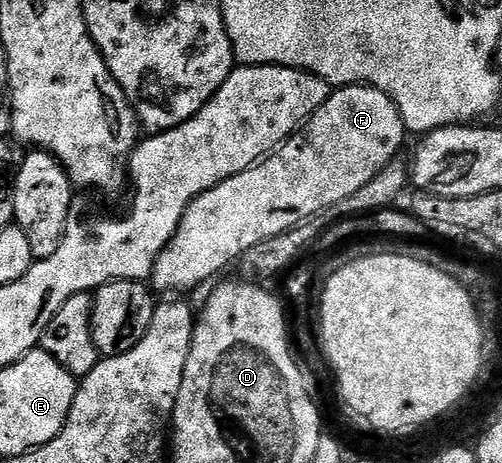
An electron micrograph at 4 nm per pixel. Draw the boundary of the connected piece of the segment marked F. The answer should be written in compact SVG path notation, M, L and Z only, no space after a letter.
M341 86L333 89L311 118L281 146L277 146L263 162L246 172L230 176L222 184L202 192L186 208L172 239L162 248L154 264L150 286L160 296L180 296L183 290L192 290L203 282L211 283L216 273L232 261L243 259L254 244L262 244L270 236L284 234L307 218L322 213L326 208L354 196L358 188L370 184L387 162L393 161L404 142L406 131L400 109L373 86Z

